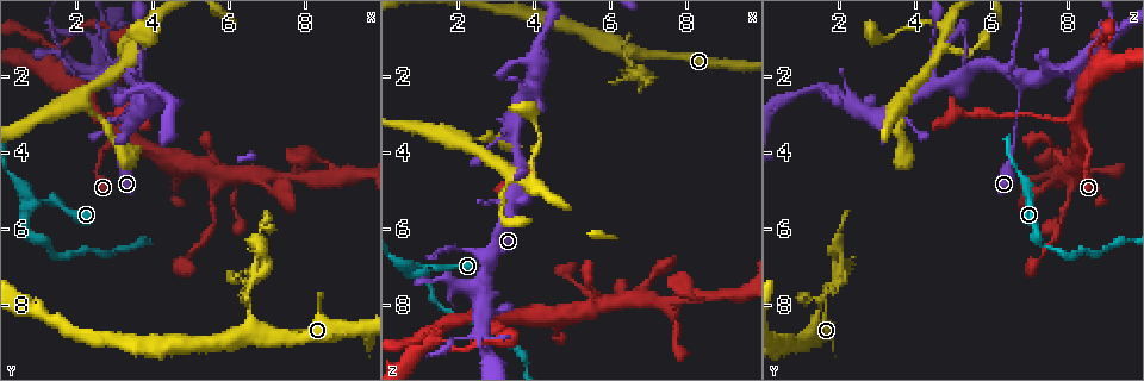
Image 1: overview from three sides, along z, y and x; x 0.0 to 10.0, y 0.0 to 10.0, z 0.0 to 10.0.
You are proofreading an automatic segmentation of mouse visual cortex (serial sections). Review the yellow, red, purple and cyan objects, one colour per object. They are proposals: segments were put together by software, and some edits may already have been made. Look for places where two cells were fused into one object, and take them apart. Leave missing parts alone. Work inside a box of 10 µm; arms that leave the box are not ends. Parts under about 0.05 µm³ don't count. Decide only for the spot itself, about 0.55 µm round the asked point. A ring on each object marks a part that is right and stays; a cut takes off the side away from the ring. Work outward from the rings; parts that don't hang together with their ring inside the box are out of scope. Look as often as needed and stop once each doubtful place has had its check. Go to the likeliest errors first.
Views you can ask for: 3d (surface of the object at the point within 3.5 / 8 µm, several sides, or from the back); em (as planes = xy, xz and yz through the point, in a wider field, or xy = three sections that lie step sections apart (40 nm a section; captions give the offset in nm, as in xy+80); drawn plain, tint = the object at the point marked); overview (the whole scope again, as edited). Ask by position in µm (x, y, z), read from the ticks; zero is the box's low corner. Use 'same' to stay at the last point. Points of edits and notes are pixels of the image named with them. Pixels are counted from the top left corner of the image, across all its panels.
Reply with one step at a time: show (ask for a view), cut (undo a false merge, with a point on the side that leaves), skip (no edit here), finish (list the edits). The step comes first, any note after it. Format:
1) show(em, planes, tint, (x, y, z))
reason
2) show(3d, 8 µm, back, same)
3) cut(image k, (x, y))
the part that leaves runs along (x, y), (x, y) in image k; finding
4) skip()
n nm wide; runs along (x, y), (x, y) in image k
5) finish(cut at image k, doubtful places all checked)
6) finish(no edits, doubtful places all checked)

show(3d, 3.5 µm, (2.85, 2.25, 6.85))

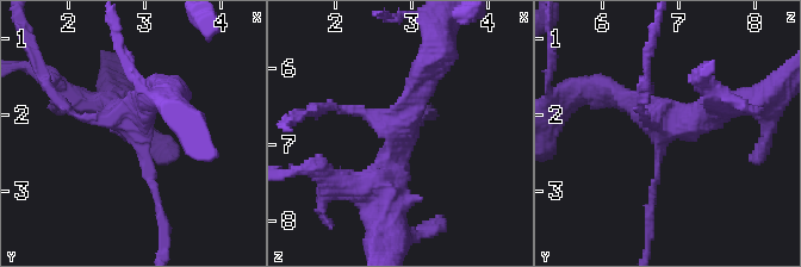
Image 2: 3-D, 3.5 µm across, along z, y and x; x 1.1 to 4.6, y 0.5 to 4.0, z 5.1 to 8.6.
show(em, planes, tint, (2.95, 2.20, 6.75))
need the tissue

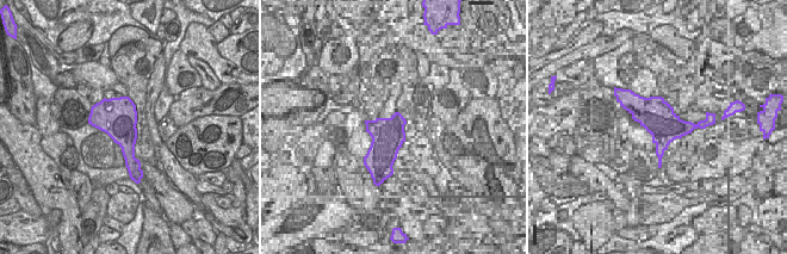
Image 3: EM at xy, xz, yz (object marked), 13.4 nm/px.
skip()
500 nm wide; runs along (650, 205), (662, 120), (607, 99) in image 2; all the same cell

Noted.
show(3d, 8 µm, (0.95, 5.30, 6.95))
calibre changes

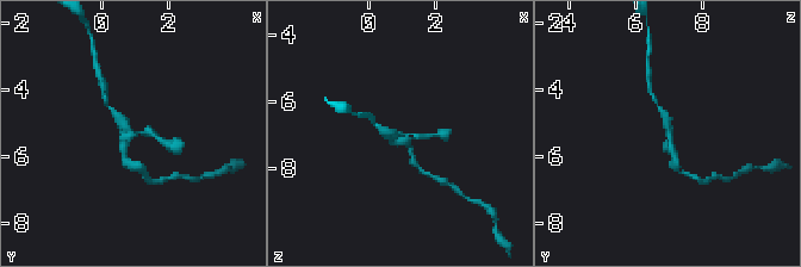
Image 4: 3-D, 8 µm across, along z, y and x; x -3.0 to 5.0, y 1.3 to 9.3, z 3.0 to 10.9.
show(3d, 3.5 µm, same)
closer look

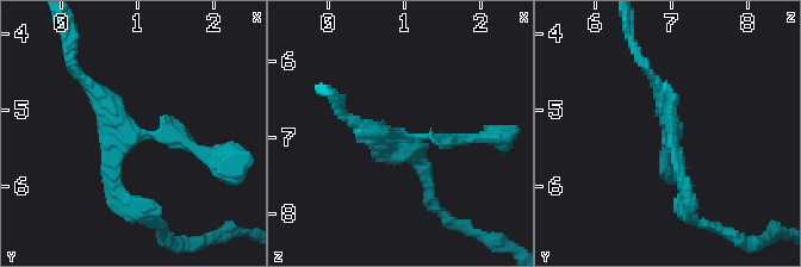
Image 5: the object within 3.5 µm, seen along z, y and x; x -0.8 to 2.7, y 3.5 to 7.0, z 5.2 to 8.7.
show(em, xy, step 2, tint, (1.00, 5.30, 6.95))
3 arms; arms of 150, 200, 300 nm; now the EM

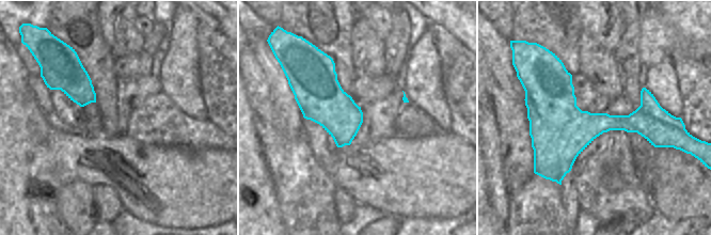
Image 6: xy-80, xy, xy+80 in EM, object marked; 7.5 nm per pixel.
skip()
runs along (472, 138), (396, 135), (391, 154) in image 5; continuous, no second cell

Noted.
show(3d, 3.5 µm, (6.50, 7.70, 1.65))
sudden change in width

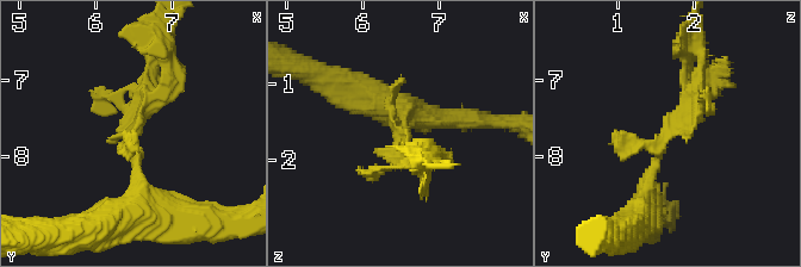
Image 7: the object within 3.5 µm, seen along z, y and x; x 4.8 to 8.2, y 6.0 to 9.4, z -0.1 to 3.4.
show(em, xy, step 5, tint, (6.45, 7.70, 1.70))
now the EM

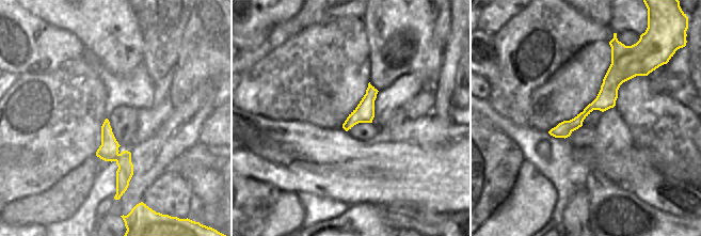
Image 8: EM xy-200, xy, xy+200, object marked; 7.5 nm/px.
cut(image 7, (129, 142))
the part that leaves runs along (130, 151), (166, 56) in image 7; a second cell is stuck on

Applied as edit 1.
show(overview)
see it whole again

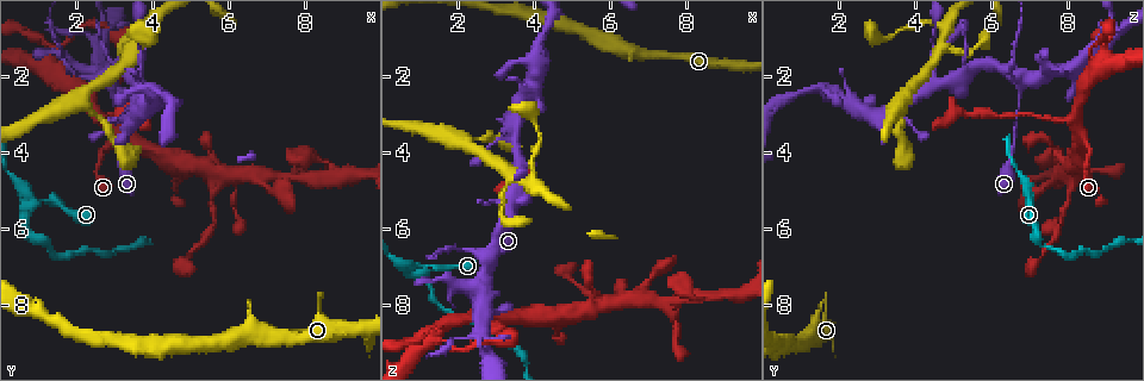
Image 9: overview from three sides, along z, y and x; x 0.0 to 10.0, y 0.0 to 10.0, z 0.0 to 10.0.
show(3d, 3.5 µm, (0.75, 6.15, 7.10))

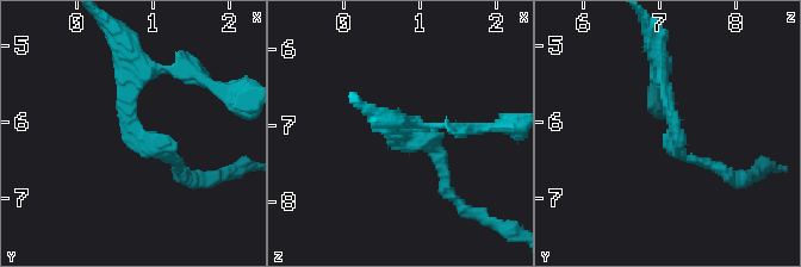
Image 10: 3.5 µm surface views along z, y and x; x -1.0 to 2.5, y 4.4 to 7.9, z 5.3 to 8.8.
show(em, planes, plain, (0.70, 6.10, 7.20))
arms of 150, 200 nm

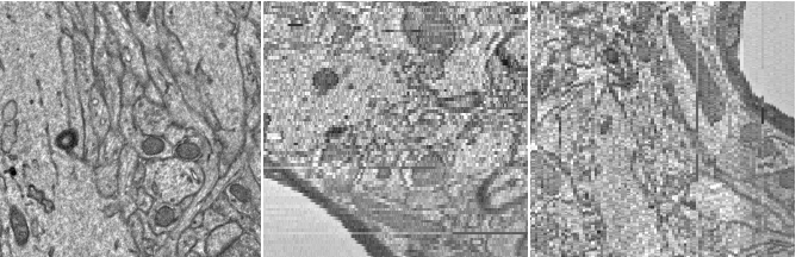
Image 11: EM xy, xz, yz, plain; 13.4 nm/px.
show(em, planes, tint, same)
with the object marked

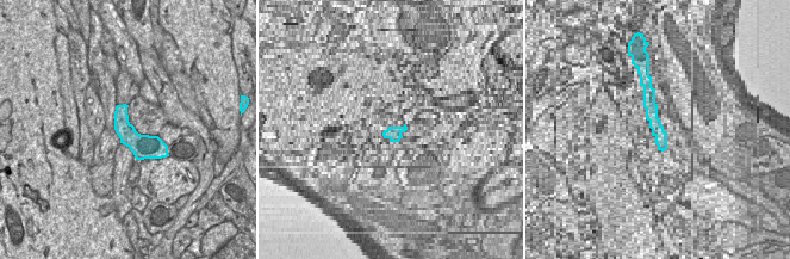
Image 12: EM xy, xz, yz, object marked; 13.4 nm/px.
skip()
runs along (660, 64), (676, 149), (707, 163) in image 10; all the same cell

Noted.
show(3d, 3.5 µm, (2.70, 3.10, 8.20))
abrupt turn

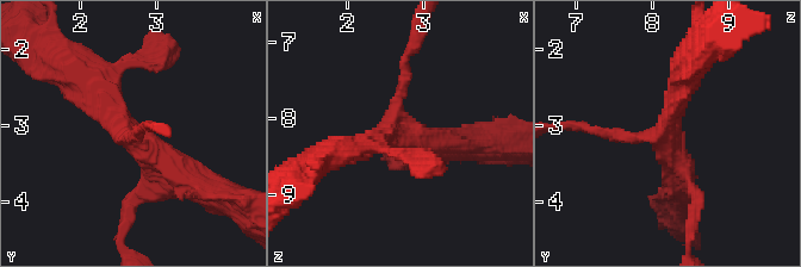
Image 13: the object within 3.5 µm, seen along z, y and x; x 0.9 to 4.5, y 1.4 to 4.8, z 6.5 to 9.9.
show(em, xy, step 3, tint, (2.65, 3.15, 8.25))
3 arms; arms of 150, 200, 300 nm; shape alone is not enough

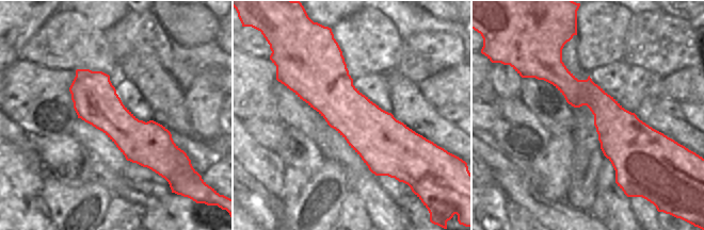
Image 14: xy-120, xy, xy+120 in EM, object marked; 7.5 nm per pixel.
skip()
runs along (539, 76), (584, 93), (645, 161) in image 14; all the same cell

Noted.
finish(cut at image 7, doubtful places all checked)

